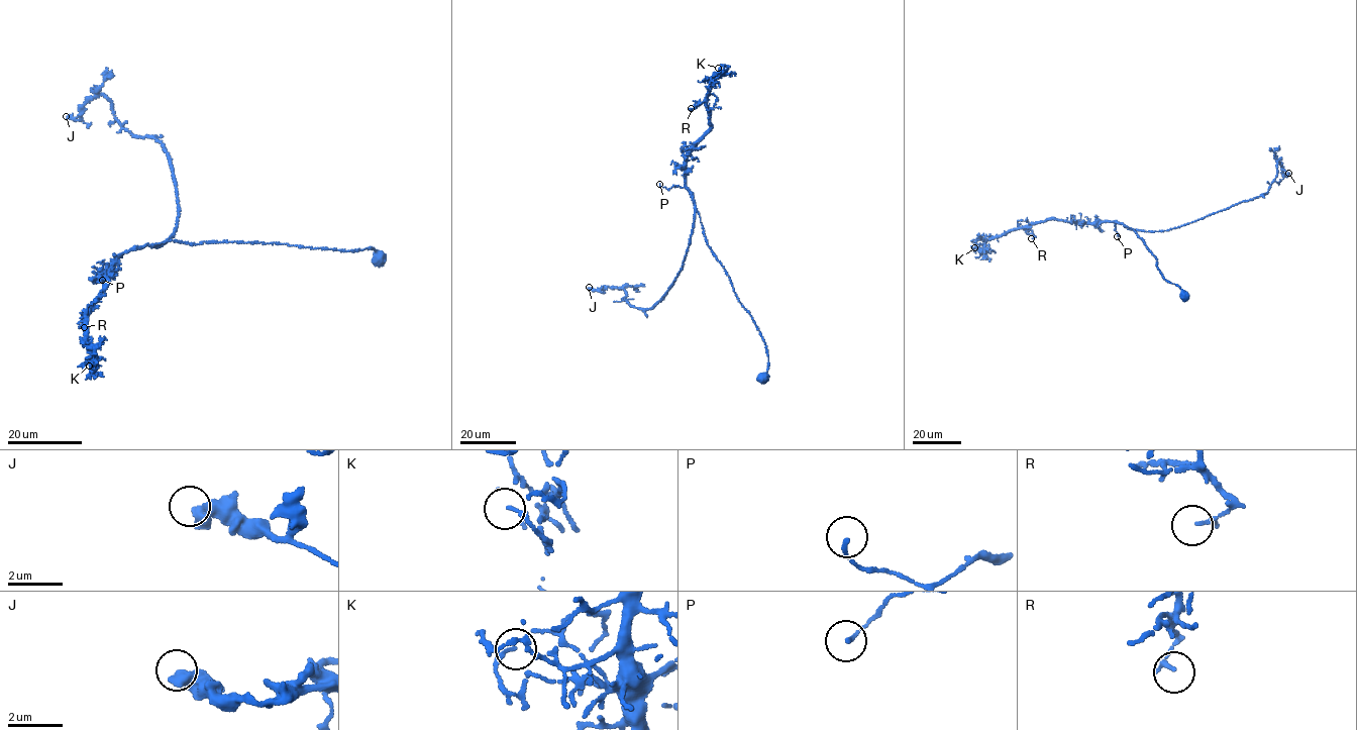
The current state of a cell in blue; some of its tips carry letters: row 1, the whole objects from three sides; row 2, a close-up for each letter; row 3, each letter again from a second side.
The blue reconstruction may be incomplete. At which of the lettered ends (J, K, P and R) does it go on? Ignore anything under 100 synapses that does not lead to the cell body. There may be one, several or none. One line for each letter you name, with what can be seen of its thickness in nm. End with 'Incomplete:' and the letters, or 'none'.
Incomplete: none

